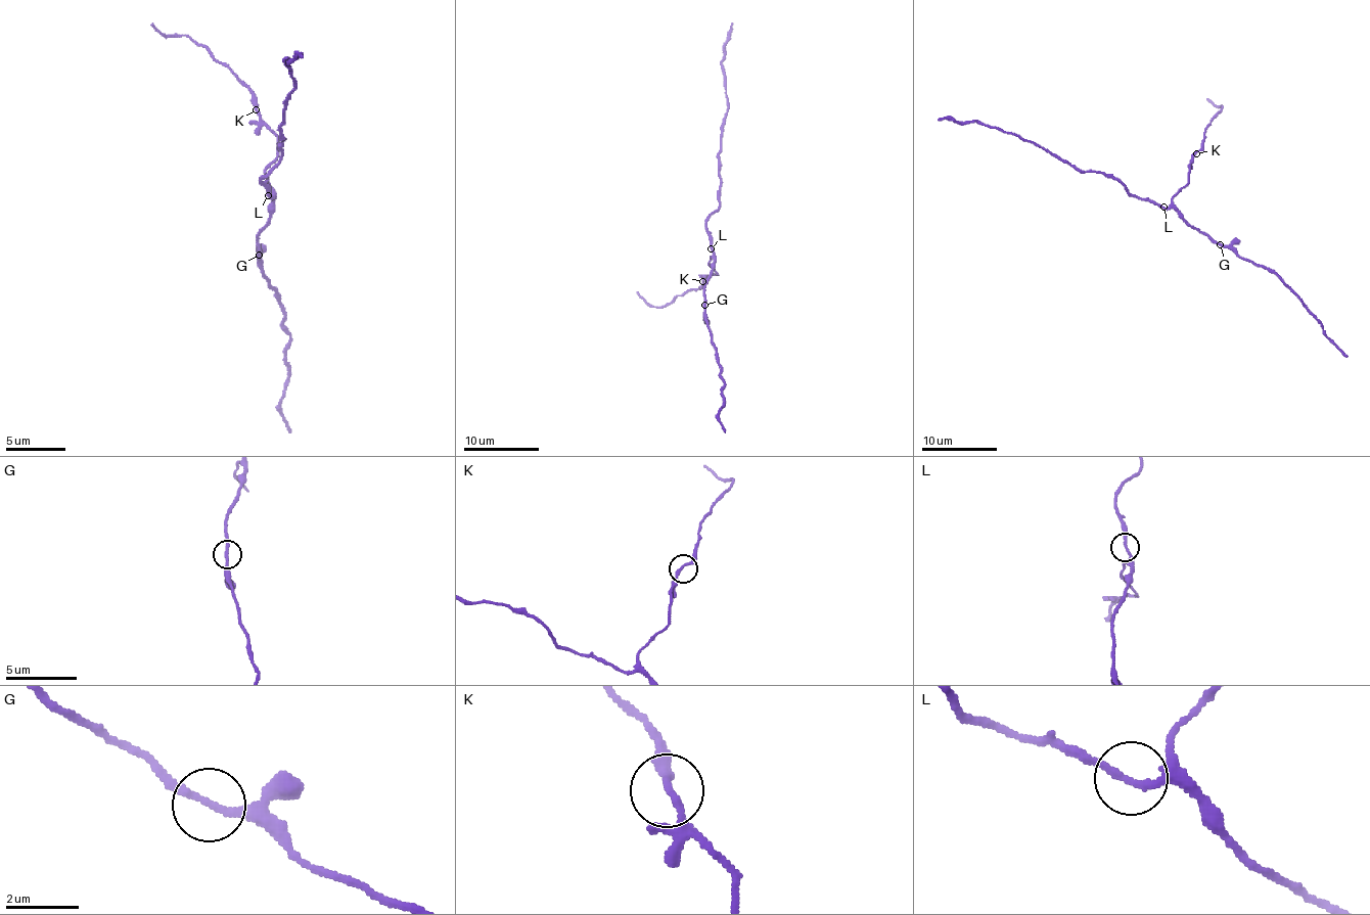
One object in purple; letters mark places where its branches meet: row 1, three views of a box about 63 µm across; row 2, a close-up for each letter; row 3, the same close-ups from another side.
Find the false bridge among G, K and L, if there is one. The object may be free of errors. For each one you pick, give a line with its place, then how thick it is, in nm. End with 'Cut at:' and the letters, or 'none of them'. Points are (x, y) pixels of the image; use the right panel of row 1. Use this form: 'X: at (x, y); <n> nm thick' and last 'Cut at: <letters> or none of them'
L: at (1163, 207); 190 nm thick
Cut at: L

